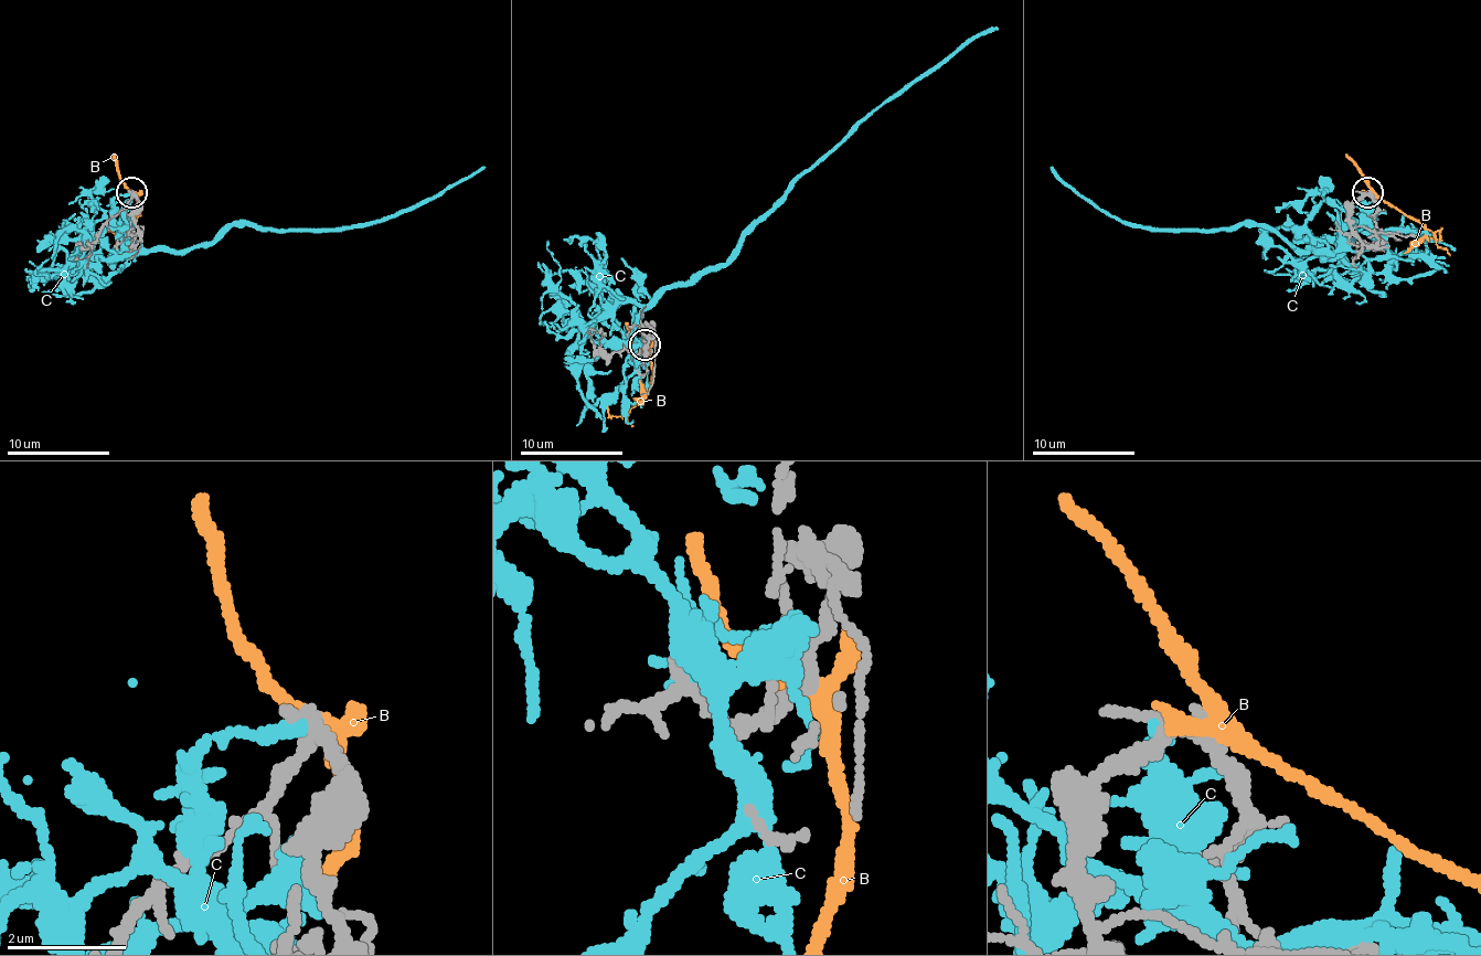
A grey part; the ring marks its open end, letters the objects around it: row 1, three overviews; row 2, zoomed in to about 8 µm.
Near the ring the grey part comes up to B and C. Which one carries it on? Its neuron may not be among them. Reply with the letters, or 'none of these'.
none of these

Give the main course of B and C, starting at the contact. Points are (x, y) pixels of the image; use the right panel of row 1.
B: (1371, 194), (1415, 218), (1427, 231), (1440, 233), (1438, 238), (1427, 235)
C: (1363, 192), (1348, 210), (1340, 248), (1328, 258), (1263, 225), (1135, 227), (1088, 202), (1052, 166)

